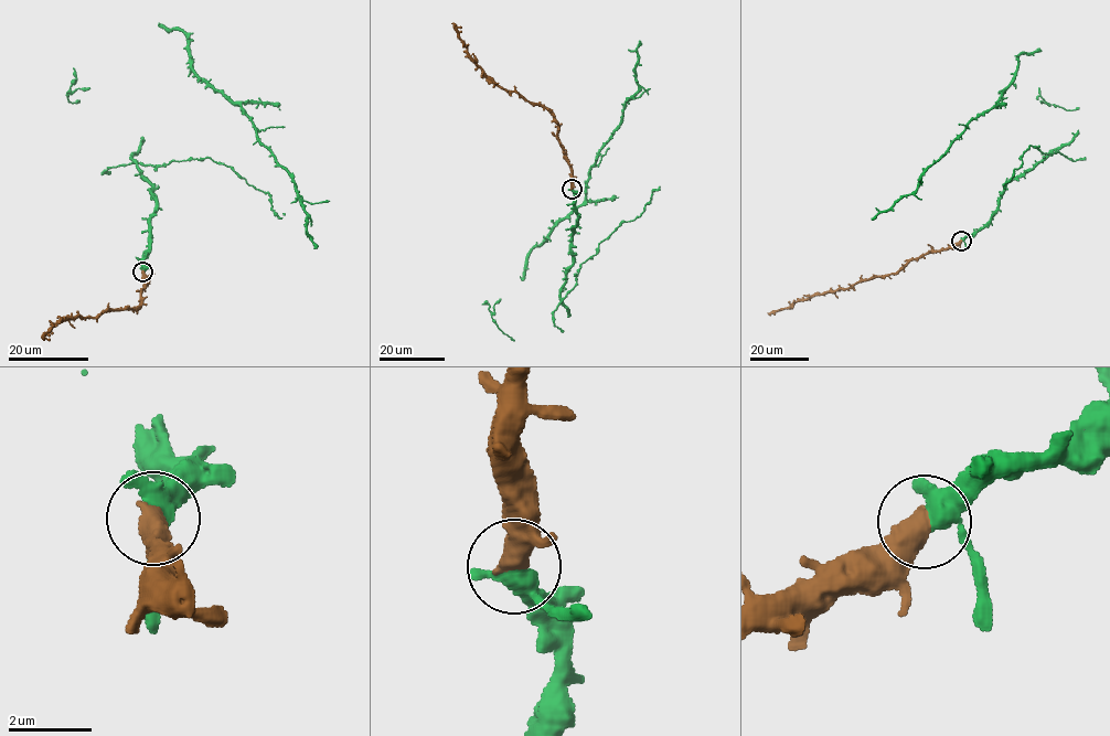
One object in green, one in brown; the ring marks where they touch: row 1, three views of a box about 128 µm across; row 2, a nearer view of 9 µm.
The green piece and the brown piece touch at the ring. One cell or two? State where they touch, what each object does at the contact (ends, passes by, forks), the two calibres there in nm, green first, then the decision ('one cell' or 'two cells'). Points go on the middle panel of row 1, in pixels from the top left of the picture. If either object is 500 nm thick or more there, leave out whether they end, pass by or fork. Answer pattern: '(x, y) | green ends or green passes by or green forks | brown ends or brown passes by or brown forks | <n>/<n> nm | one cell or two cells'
(572, 189) | 340/550 nm | one cell

